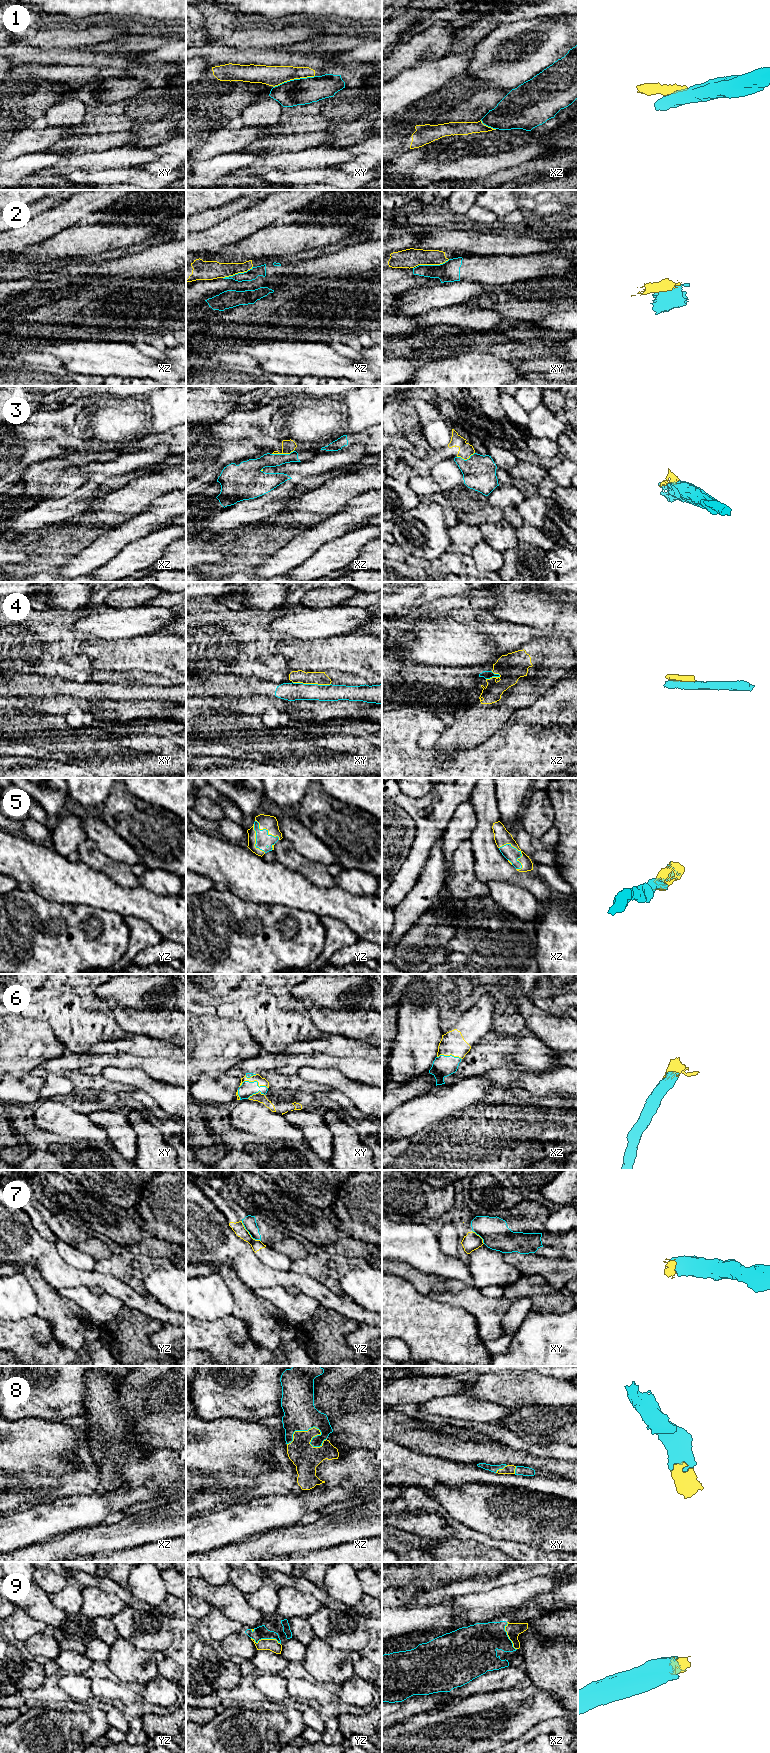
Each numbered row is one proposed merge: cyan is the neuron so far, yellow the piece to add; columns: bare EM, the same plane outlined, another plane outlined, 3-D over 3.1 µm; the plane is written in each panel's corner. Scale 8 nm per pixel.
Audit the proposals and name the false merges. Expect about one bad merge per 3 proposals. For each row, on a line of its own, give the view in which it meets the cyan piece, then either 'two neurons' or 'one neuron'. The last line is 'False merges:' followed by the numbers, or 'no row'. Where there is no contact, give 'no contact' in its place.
1: contact in xy; two neurons
2: contact in xz; two neurons
3: contact in xz; two neurons
4: contact in xy; two neurons
5: contact in xz; one neuron
6: contact in xy; one neuron
7: contact in yz; two neurons
8: contact in xz; one neuron
9: contact in yz; one neuron
False merges: 1, 2, 3, 4, 7

